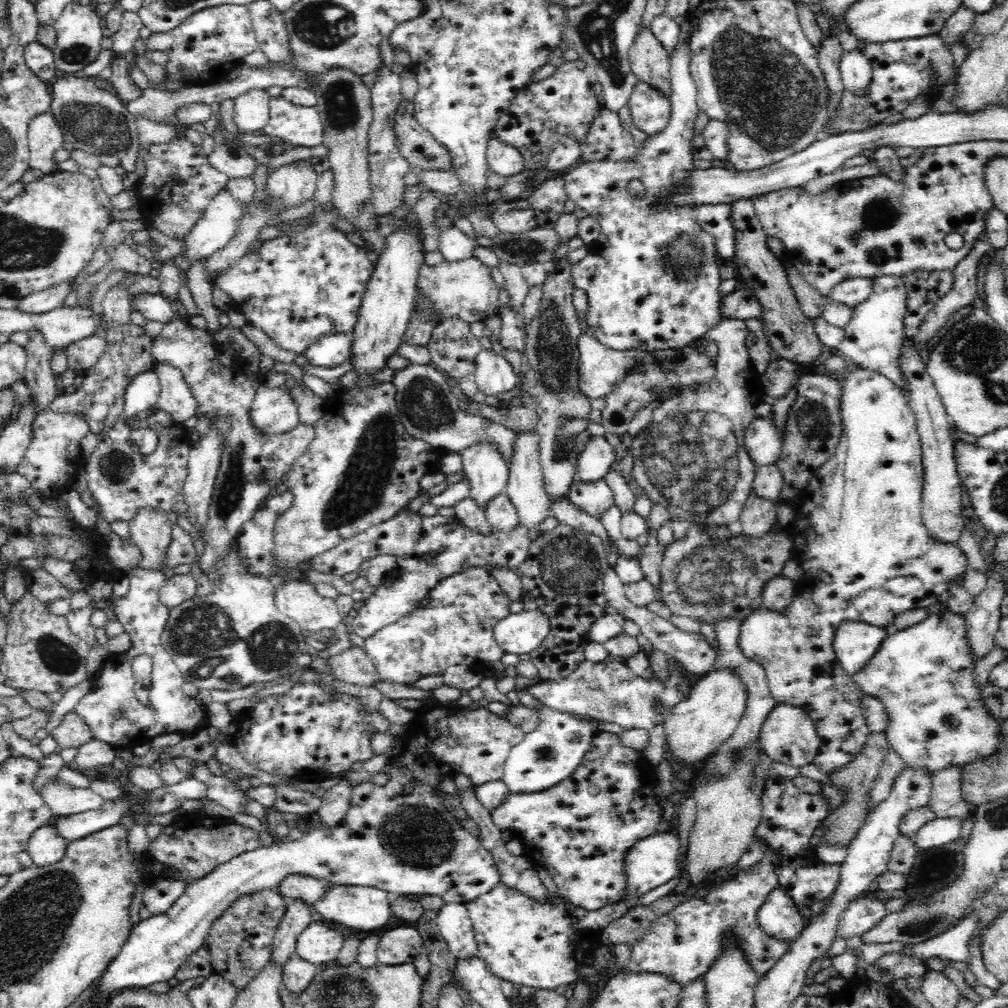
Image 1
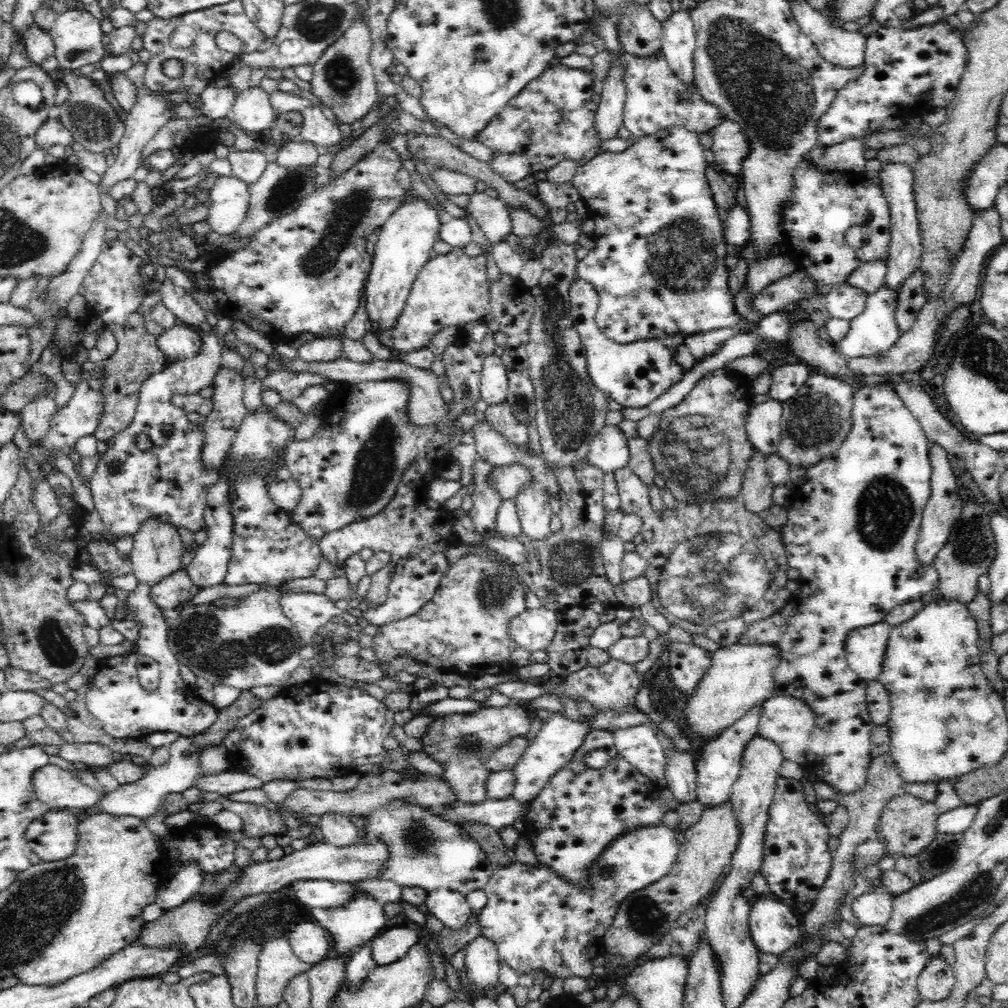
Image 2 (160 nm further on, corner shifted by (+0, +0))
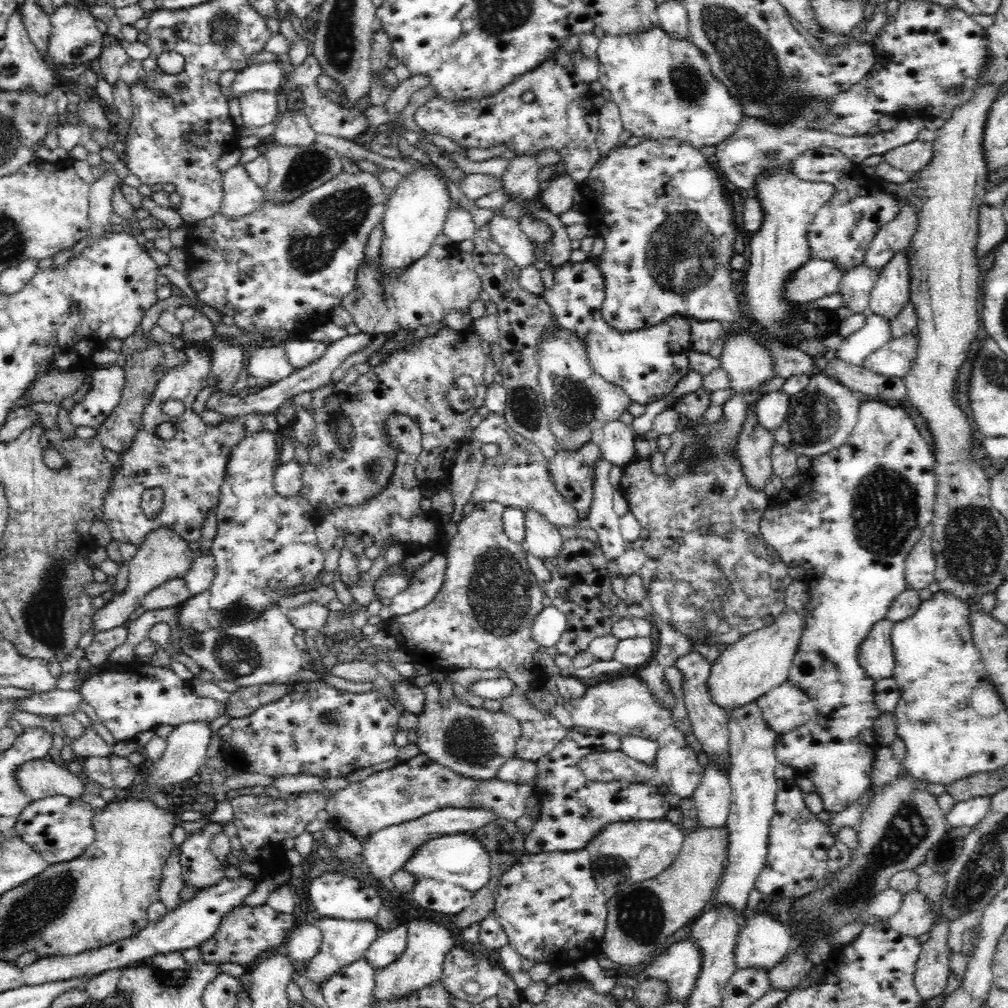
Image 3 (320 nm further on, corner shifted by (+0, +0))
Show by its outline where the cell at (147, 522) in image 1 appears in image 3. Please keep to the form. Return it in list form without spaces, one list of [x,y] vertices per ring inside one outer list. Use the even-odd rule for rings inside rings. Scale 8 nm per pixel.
[[[168,527],[152,530],[142,545],[138,547],[132,559],[126,562],[129,568],[128,586],[123,592],[114,594],[112,600],[109,600],[104,607],[94,613],[91,628],[95,632],[102,632],[102,630],[123,626],[130,614],[141,606],[142,599],[148,592],[158,588],[160,584],[164,584],[168,580],[183,579],[192,566],[192,560],[194,560],[194,555],[188,544],[187,541],[182,540],[179,534],[171,531]]]

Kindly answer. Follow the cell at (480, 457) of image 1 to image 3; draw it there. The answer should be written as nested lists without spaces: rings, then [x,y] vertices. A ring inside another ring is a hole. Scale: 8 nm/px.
[[[494,501],[478,503],[476,507],[457,524],[457,533],[448,545],[441,549],[447,561],[444,584],[440,592],[424,606],[404,616],[396,616],[388,621],[387,632],[396,638],[399,648],[403,648],[421,670],[431,671],[439,676],[459,668],[480,668],[492,670],[500,668],[515,684],[512,694],[501,699],[501,711],[521,722],[521,736],[516,741],[516,757],[527,761],[537,761],[549,754],[566,738],[569,728],[562,726],[551,713],[544,714],[532,705],[526,697],[530,689],[544,685],[547,674],[539,670],[534,662],[538,643],[532,640],[530,628],[534,618],[544,608],[544,596],[537,576],[530,570],[526,551],[522,544],[512,541],[504,532],[503,512],[505,506]]]

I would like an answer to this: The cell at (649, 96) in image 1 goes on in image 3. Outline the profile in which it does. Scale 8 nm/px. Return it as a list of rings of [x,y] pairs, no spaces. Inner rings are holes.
[[[657,22],[647,31],[640,31],[637,34],[614,36],[604,33],[602,38],[599,38],[597,50],[598,80],[604,89],[610,90],[611,100],[619,106],[624,128],[638,138],[646,140],[677,138],[698,149],[716,146],[722,140],[730,138],[745,117],[744,111],[738,97],[730,94],[724,83],[712,73],[704,51],[696,47],[691,37],[685,39],[670,37]]]

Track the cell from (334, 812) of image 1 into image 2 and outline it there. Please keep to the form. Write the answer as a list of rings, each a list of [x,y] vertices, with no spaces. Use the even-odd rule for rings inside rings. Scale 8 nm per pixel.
[[[327,813],[321,816],[318,828],[321,839],[334,846],[350,846],[358,838],[358,829],[350,817],[342,813]]]

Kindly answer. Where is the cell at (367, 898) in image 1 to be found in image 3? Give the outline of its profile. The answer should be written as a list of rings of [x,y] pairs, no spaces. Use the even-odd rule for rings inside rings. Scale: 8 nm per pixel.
[[[322,916],[316,924],[323,932],[319,951],[307,963],[301,965],[299,970],[310,982],[317,984],[321,989],[322,984],[340,968],[360,960],[381,932],[378,925],[371,920],[336,920]]]

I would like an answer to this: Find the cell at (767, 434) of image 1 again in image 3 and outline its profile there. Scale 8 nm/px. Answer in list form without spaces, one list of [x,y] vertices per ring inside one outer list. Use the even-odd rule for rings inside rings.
[[[782,389],[765,394],[757,400],[755,408],[758,423],[768,431],[775,432],[786,420],[789,407],[790,396]]]

